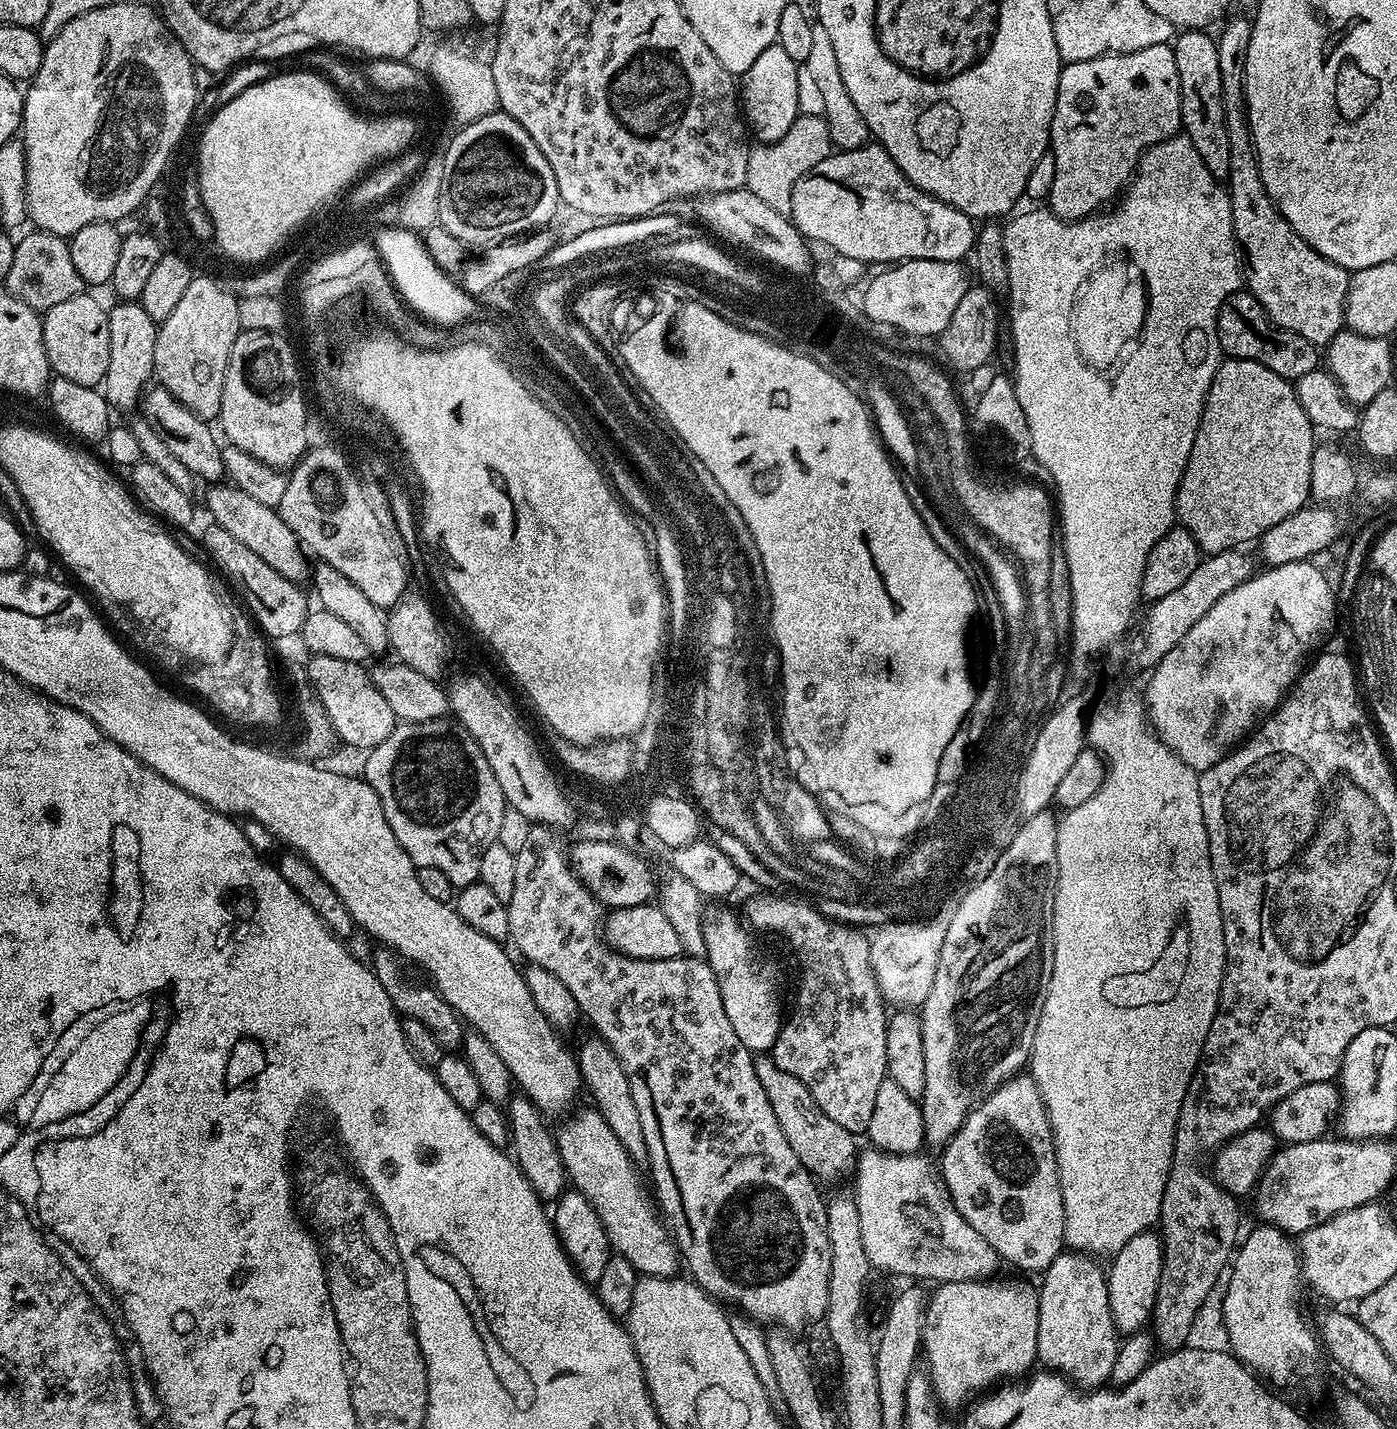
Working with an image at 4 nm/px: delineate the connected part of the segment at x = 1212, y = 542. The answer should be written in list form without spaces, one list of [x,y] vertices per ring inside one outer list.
[[[1228,358],[1221,363],[1220,368],[1214,374],[1214,382],[1210,386],[1208,396],[1204,399],[1204,409],[1194,438],[1194,446],[1190,450],[1190,458],[1186,462],[1180,485],[1176,490],[1177,521],[1192,535],[1194,542],[1198,542],[1201,553],[1211,554],[1230,551],[1239,549],[1241,546],[1248,546],[1244,544],[1250,543],[1251,540],[1252,543],[1259,541],[1264,532],[1277,525],[1282,519],[1290,518],[1296,511],[1309,503],[1311,458],[1318,445],[1316,435],[1318,435],[1317,429],[1313,427],[1310,418],[1307,417],[1306,410],[1302,408],[1302,404],[1298,400],[1293,381],[1282,379],[1278,374],[1274,374],[1274,370],[1270,370],[1258,362]]]

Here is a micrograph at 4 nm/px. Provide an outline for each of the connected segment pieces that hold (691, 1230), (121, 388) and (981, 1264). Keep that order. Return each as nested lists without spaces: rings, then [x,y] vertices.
[[[533,823],[529,828],[532,829],[525,834],[520,849],[517,847],[514,852],[514,894],[510,894],[506,901],[510,918],[508,935],[529,965],[537,964],[543,970],[550,971],[570,990],[581,1017],[588,1016],[595,1035],[612,1048],[621,1063],[622,1070],[629,1079],[634,1103],[638,1106],[638,1118],[642,1121],[642,1135],[646,1138],[648,1151],[646,1164],[647,1167],[652,1167],[651,1187],[654,1189],[654,1200],[676,1241],[686,1272],[688,1268],[687,1275],[713,1300],[725,1305],[733,1304],[736,1307],[733,1309],[749,1316],[761,1326],[775,1326],[789,1334],[797,1334],[807,1324],[812,1324],[815,1320],[823,1321],[830,1302],[830,1238],[826,1230],[826,1200],[823,1195],[820,1197],[820,1192],[816,1189],[817,1181],[805,1170],[802,1162],[798,1162],[798,1154],[790,1150],[790,1142],[786,1142],[786,1134],[782,1134],[782,1126],[778,1126],[778,1118],[774,1118],[774,1110],[770,1110],[770,1098],[766,1098],[766,1090],[762,1090],[762,1082],[758,1082],[753,1053],[742,1046],[742,1038],[734,1034],[734,1026],[730,1026],[730,1018],[726,1018],[720,987],[707,959],[681,954],[673,960],[632,960],[629,956],[616,952],[600,937],[602,905],[576,877],[566,844],[564,848],[564,840],[560,837],[563,835],[555,827],[546,824]]]
[[[116,302],[108,308],[110,326],[110,366],[106,366],[106,378],[102,391],[109,409],[128,412],[141,403],[142,397],[154,376],[154,342],[157,321],[142,310],[138,302]]]
[[[865,1147],[856,1157],[854,1195],[858,1206],[858,1226],[862,1228],[862,1246],[866,1248],[866,1258],[873,1269],[881,1268],[892,1276],[913,1276],[913,1281],[936,1280],[937,1285],[967,1280],[987,1280],[995,1277],[996,1267],[1002,1261],[994,1246],[974,1230],[958,1214],[948,1193],[948,1187],[924,1154],[901,1154],[882,1152],[879,1148]]]

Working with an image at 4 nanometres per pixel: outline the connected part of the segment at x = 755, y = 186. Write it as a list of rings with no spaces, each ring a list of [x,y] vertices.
[[[800,115],[794,125],[780,140],[772,144],[758,144],[750,151],[747,160],[747,182],[749,192],[757,194],[771,209],[789,213],[790,194],[794,183],[813,169],[818,162],[830,156],[834,145],[829,134],[829,126],[821,116]]]

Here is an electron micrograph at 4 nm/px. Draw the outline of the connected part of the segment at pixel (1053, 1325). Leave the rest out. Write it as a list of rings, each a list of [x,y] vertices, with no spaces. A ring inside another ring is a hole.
[[[1065,1250],[1050,1262],[1038,1283],[1039,1363],[1081,1390],[1103,1388],[1111,1381],[1118,1347],[1118,1333],[1110,1314],[1108,1278],[1100,1264],[1099,1259],[1083,1252]]]

